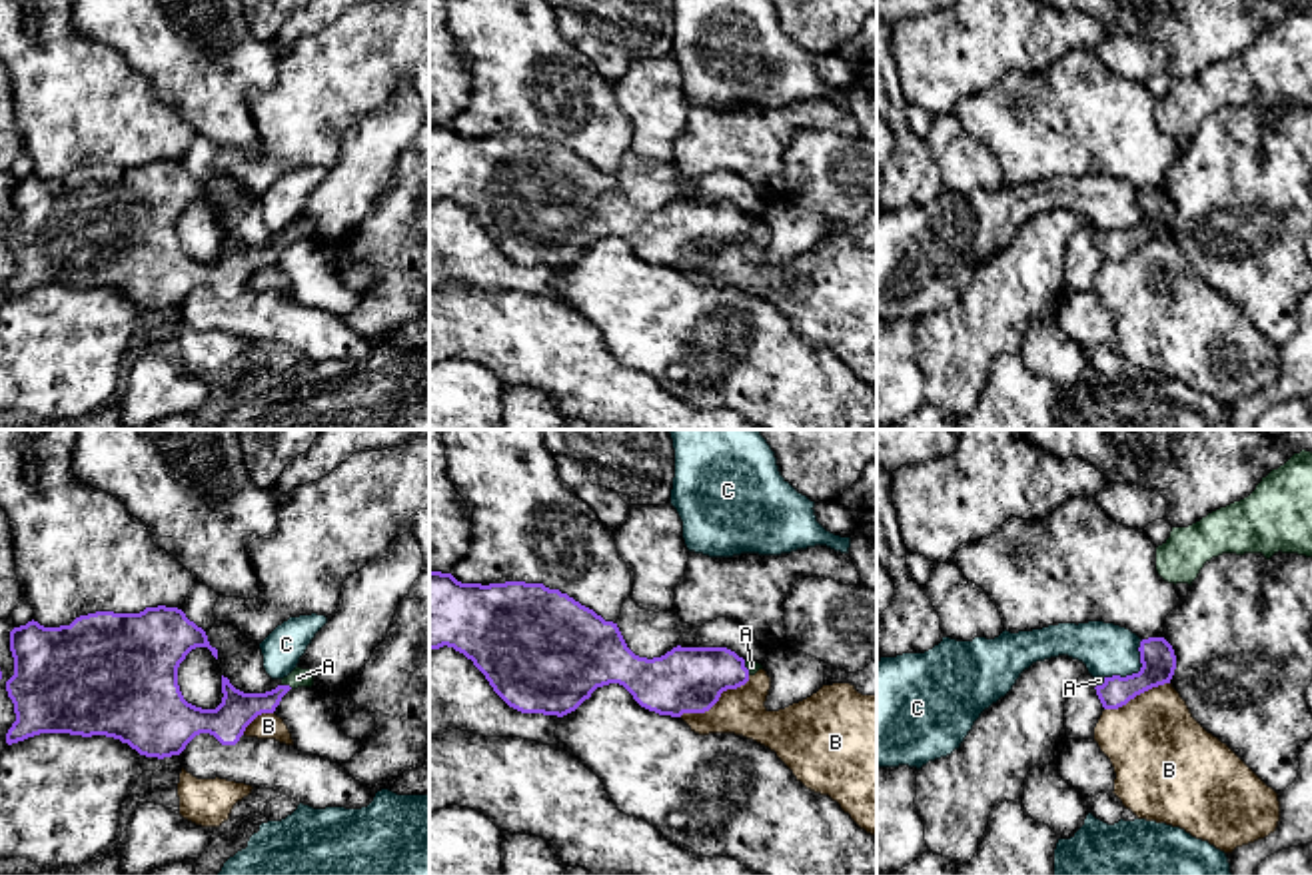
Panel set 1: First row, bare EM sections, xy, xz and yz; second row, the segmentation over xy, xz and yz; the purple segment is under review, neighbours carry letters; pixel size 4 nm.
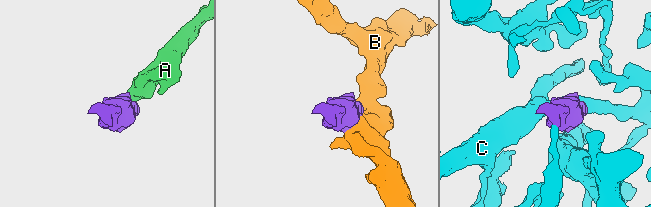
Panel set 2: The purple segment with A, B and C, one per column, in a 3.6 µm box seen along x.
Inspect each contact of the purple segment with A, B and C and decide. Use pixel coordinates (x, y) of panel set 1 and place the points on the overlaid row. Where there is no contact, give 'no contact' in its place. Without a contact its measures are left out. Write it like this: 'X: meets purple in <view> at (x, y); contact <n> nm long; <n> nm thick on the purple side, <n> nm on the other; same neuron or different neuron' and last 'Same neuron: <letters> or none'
A: meets purple in xy at (288, 686); contact 50 nm long; 150 nm thick on the purple side, 80 nm on the other; same neuron
B: meets purple in xz at (715, 702); contact 340 nm long; 280 nm thick on the purple side, 190 nm on the other; different neuron
C: meets purple in yz at (1139, 672); contact 220 nm long; 140 nm thick on the purple side, 220 nm on the other; different neuron
Same neuron: A

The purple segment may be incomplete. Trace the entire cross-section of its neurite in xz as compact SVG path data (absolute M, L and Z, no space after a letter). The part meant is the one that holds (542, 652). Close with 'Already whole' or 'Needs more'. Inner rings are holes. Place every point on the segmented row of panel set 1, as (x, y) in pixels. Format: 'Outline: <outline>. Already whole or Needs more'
Outline: M429 571L429 651L443 645L471 659L509 707L557 717L609 683L623 685L641 707L659 715L705 713L723 691L745 685L763 669L727 647L677 645L661 657L639 657L617 623L559 589L525 581L461 583L451 573Z. Needs more

